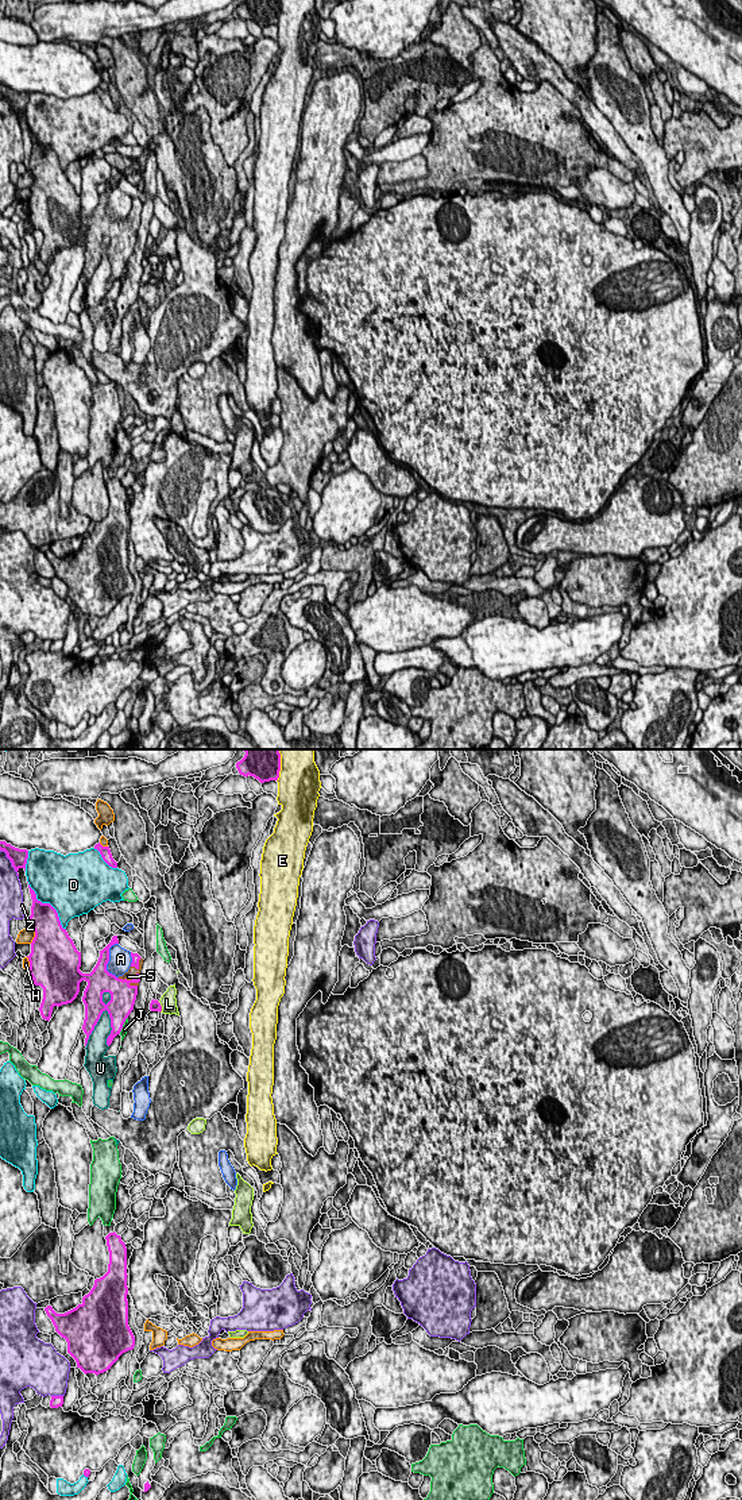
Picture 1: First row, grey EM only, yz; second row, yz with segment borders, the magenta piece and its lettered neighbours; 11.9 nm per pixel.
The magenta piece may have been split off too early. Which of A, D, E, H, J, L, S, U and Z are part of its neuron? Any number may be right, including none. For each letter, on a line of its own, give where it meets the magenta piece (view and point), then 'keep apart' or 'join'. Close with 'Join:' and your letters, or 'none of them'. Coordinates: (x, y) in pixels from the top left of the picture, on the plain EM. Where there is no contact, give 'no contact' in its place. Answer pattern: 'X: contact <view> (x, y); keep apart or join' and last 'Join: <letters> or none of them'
A: contact yz (108, 204); keep apart
D: contact yz (47, 147); keep apart
E: contact yz (279, 12); keep apart
H: contact yz (34, 181); keep apart
J: contact yz (123, 268); keep apart
L: contact yz (161, 251); join
S: contact yz (128, 224); join
U: contact yz (93, 272); keep apart
Z: contact yz (57, 640); keep apart
Join: L, S

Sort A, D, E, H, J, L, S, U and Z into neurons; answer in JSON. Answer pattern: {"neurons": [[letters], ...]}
{"neurons": [["A"], ["D"], ["E"], ["H"], ["J"], ["L", "S"], ["U"], ["Z"]]}

